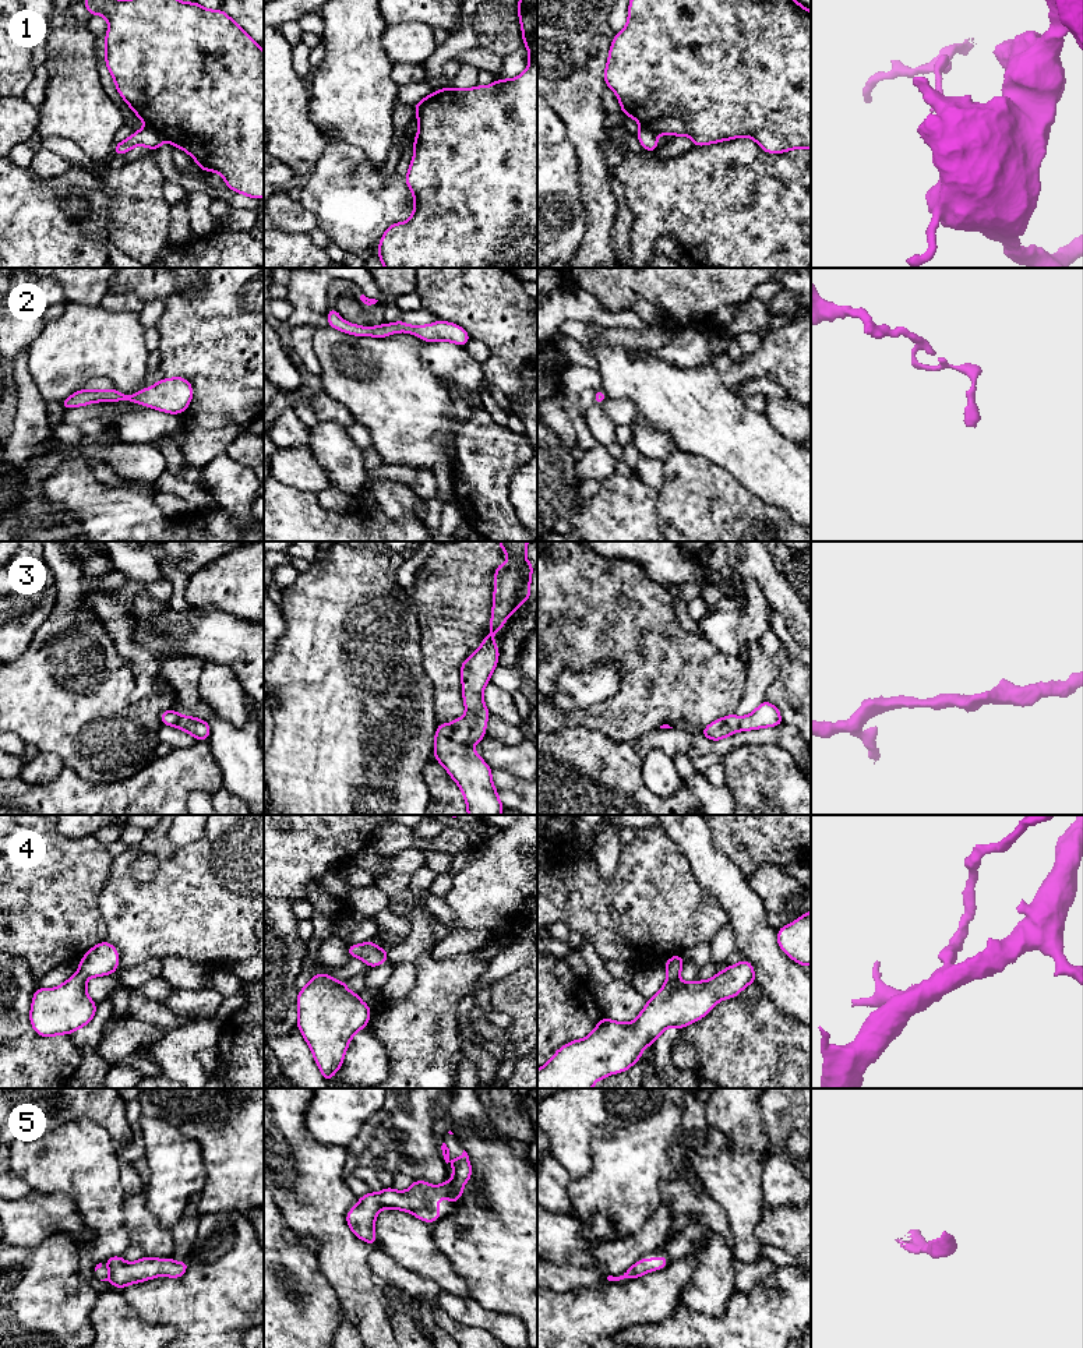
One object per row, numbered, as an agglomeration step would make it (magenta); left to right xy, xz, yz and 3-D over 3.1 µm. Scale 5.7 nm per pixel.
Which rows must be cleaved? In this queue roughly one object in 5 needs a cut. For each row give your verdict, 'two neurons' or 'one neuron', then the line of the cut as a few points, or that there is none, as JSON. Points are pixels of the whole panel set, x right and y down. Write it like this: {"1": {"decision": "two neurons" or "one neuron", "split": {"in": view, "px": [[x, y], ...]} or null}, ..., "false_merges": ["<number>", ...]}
{"1": {"decision": "two neurons", "split": {"in": "xy", "px": [[147, 124], [165, 138]]}}, "2": {"decision": "one neuron", "split": null}, "3": {"decision": "one neuron", "split": null}, "4": {"decision": "one neuron", "split": null}, "5": {"decision": "one neuron", "split": null}, "false_merges": ["1"]}

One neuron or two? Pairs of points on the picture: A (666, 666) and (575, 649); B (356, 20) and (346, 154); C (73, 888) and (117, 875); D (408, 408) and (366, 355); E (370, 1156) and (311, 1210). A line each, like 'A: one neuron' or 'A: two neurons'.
A: one neuron
B: two neurons
C: two neurons
D: one neuron
E: two neurons

